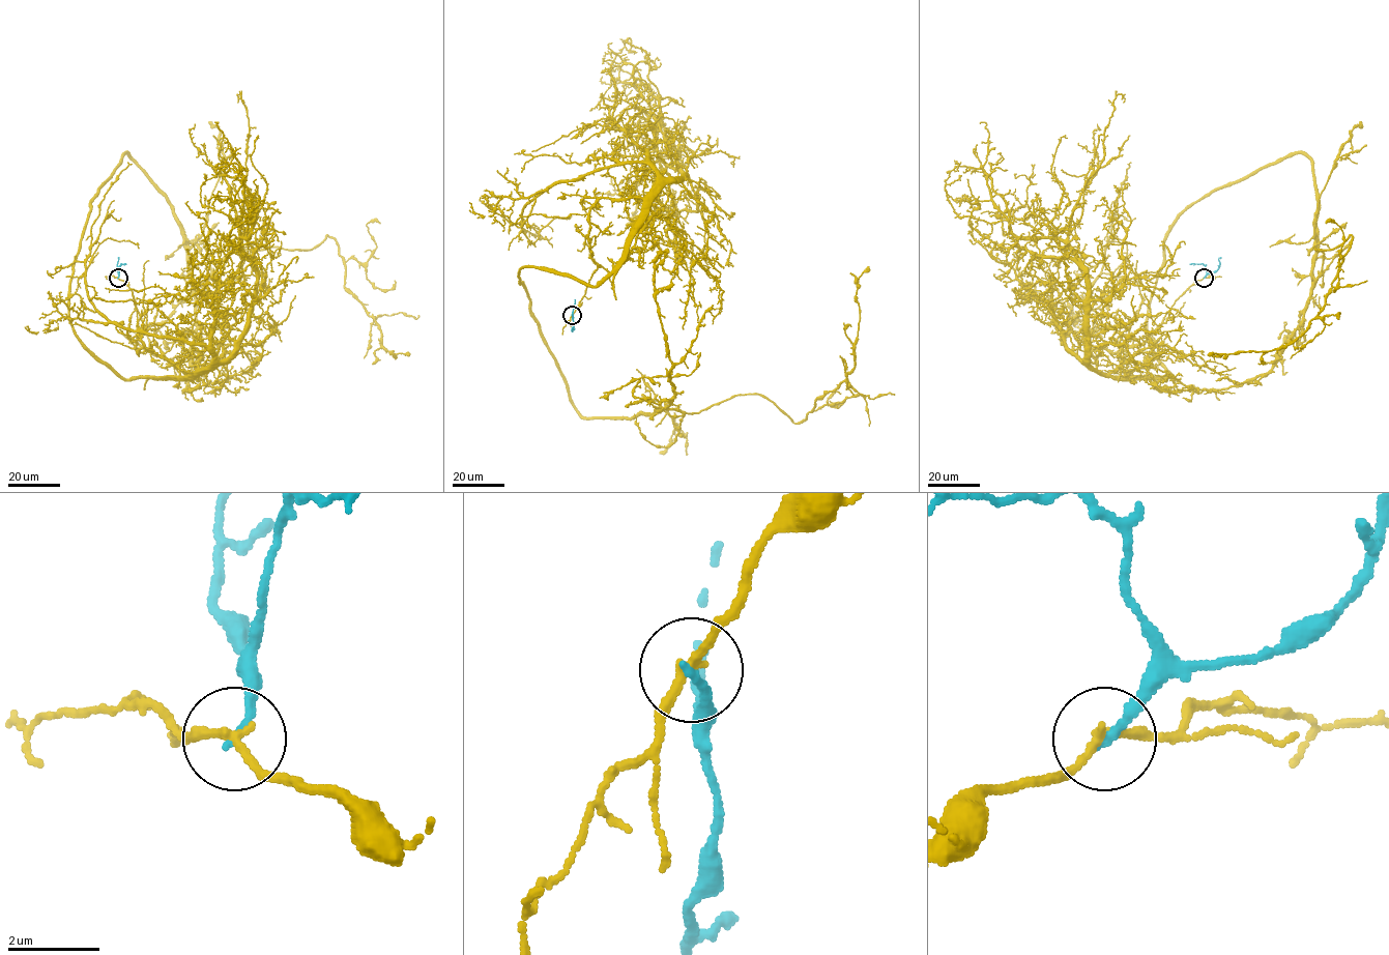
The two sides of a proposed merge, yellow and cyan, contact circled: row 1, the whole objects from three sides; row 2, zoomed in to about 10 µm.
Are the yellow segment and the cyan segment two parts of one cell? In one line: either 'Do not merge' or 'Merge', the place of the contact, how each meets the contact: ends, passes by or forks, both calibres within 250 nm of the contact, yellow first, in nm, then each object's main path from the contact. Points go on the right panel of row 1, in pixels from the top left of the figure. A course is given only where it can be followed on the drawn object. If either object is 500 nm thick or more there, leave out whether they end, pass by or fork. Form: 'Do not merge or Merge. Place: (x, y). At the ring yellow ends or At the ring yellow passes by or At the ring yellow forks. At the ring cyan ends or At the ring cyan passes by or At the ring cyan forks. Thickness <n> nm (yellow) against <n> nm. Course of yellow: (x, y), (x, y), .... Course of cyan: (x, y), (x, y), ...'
Do not merge. Place: (1204, 278). At the ring yellow passes by. At the ring cyan ends. Thickness 190 nm (yellow) against 190 nm. Course of yellow: (1204, 278), (1098, 371), (1253, 380), (1313, 247), (1352, 236), (1303, 333), (1208, 354). Course of cyan: (1204, 278), (1218, 269), (1220, 257)

